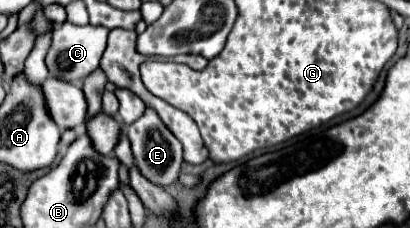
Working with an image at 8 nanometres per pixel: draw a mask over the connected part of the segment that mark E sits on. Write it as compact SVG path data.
M145 109L143 117L139 121L129 125L127 137L133 147L133 157L139 167L139 171L153 181L155 185L171 185L179 177L179 167L183 163L183 149L179 145L179 139L159 121L159 115L153 109Z

